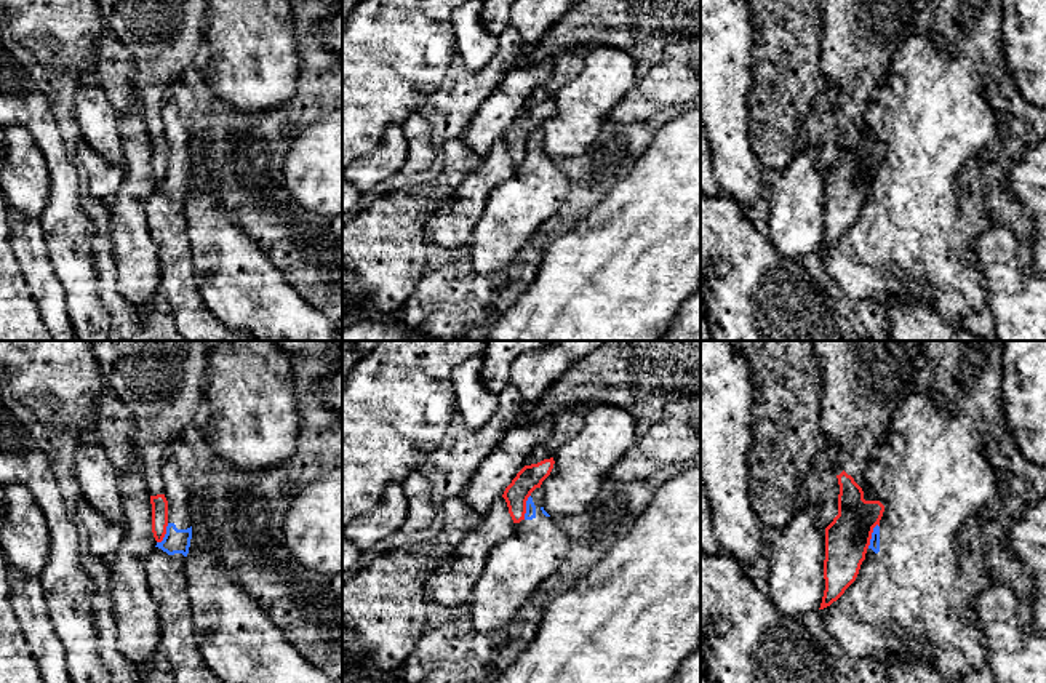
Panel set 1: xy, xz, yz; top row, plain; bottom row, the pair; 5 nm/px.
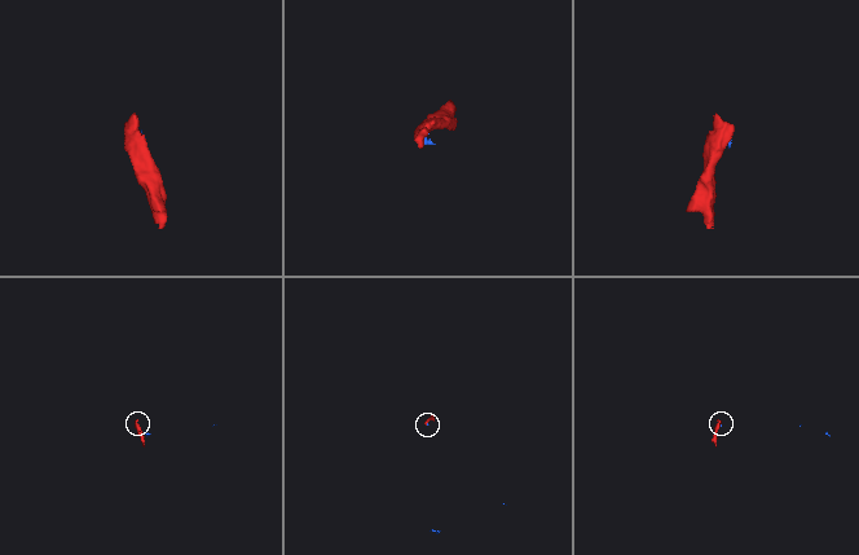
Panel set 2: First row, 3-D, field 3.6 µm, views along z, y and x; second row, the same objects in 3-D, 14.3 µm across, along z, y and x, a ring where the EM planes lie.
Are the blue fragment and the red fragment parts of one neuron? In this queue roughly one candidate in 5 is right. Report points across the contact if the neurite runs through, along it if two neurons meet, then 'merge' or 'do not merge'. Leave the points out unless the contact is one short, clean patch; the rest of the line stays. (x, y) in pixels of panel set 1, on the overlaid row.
along yz (877, 523), (867, 547) | do not merge

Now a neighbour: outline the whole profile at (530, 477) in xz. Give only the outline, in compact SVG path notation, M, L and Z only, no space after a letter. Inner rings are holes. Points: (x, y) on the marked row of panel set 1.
M550 457L537 464L525 465L517 473L502 494L513 523L525 520L528 497L536 488L541 488L542 481L555 470L555 461Z

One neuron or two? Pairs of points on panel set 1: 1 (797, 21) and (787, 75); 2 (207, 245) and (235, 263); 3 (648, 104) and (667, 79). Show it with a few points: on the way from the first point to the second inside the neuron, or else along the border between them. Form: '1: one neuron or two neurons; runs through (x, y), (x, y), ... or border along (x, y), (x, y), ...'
1: one neuron; runs through (787, 34), (787, 63)
2: one neuron; runs through (213, 245), (229, 261)
3: one neuron; runs through (650, 98), (662, 85)

